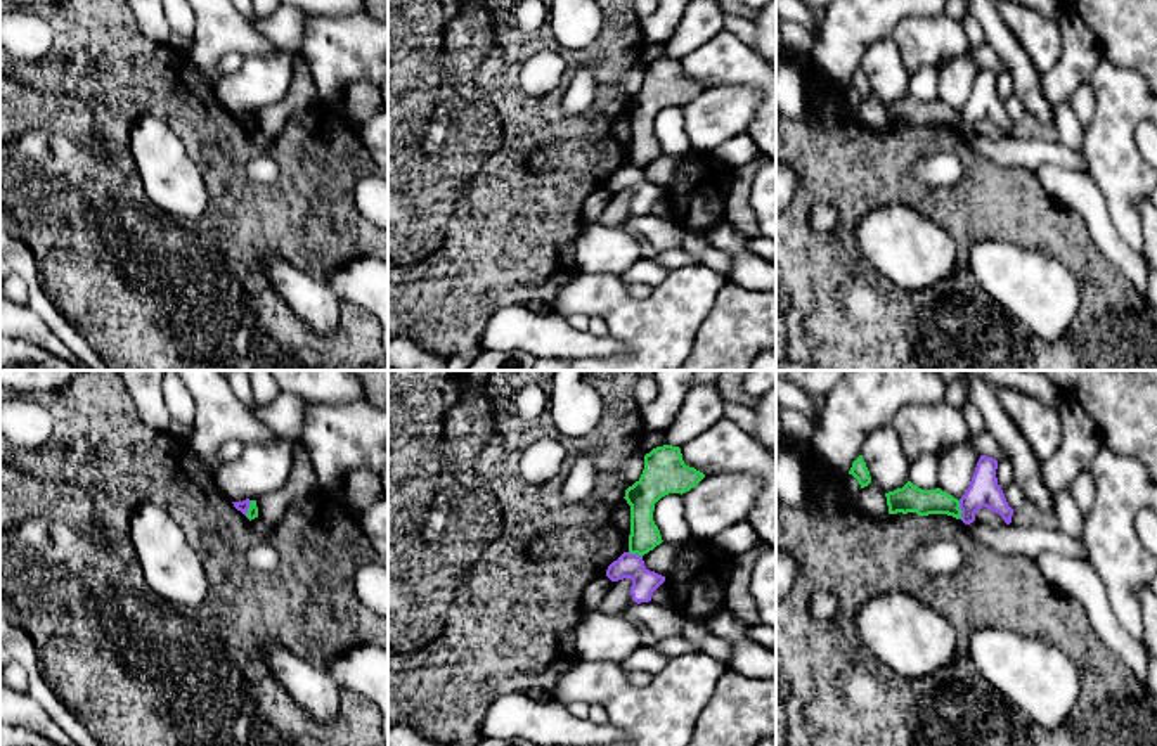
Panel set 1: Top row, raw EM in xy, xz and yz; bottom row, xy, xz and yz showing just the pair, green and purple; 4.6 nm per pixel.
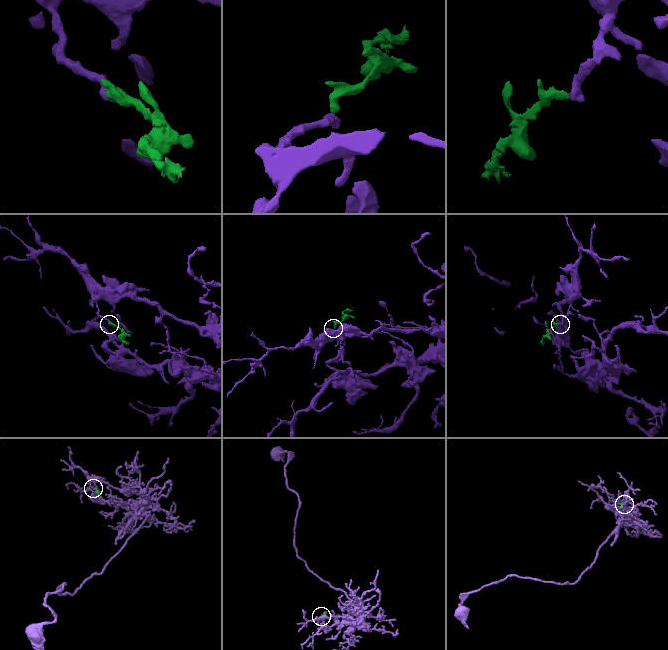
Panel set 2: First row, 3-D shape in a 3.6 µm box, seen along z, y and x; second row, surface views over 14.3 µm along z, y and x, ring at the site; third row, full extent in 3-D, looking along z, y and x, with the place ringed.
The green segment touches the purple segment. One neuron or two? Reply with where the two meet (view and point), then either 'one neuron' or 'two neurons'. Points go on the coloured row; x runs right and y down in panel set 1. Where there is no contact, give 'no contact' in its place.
yz (960, 509) | two neurons

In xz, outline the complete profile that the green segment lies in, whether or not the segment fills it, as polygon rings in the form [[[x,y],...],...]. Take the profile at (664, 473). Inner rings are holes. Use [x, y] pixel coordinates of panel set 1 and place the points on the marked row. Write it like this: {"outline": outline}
{"outline": [[[663,445],[644,455],[641,478],[625,490],[630,505],[629,552],[643,557],[646,569],[667,576],[682,550],[700,543],[688,538],[679,543],[662,540],[653,521],[655,504],[669,493],[686,493],[705,478],[703,473],[682,460],[679,447]]]}

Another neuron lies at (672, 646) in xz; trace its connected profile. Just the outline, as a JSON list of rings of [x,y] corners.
[[[669,637],[656,640],[656,649],[662,651],[669,658],[675,658],[686,653],[696,653],[698,647],[682,637]]]

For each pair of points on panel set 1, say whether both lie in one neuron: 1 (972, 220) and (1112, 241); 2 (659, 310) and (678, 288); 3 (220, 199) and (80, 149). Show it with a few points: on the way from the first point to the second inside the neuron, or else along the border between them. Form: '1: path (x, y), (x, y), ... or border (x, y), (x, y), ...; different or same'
1: border (1067, 208), (1083, 220), (1093, 244), (1118, 269); different
2: path (664, 305), (676, 293); same
3: path (191, 227), (158, 227), (116, 186); same

